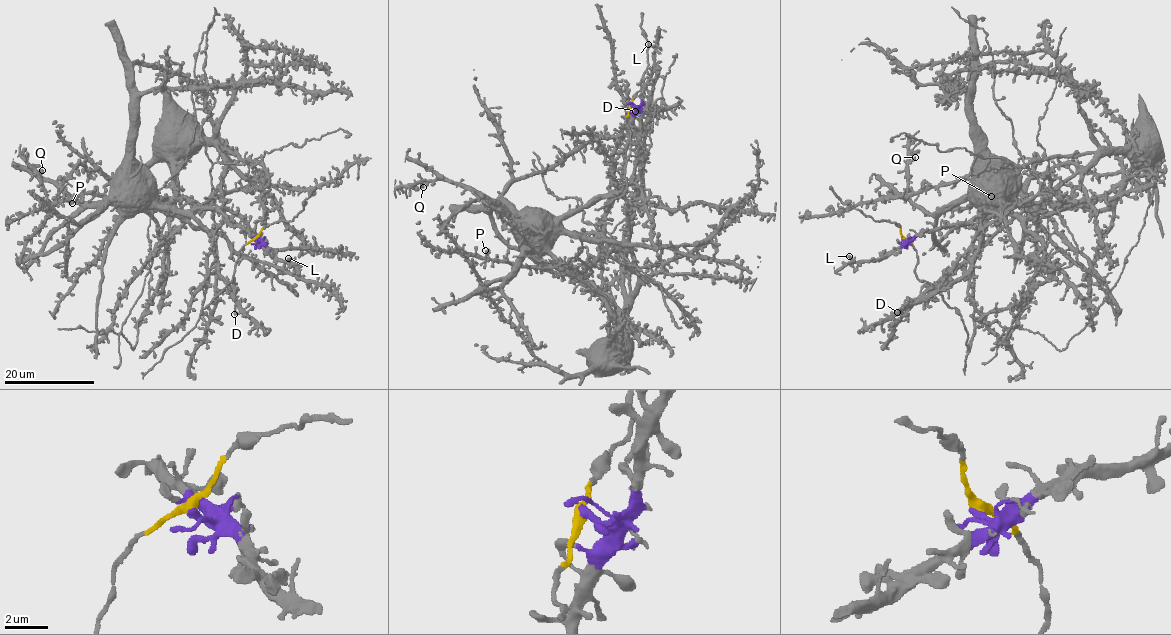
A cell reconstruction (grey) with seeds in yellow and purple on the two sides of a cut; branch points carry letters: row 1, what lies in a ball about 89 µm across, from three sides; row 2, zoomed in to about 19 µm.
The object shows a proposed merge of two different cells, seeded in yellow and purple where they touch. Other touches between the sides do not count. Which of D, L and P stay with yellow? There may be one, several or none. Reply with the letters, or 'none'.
D

